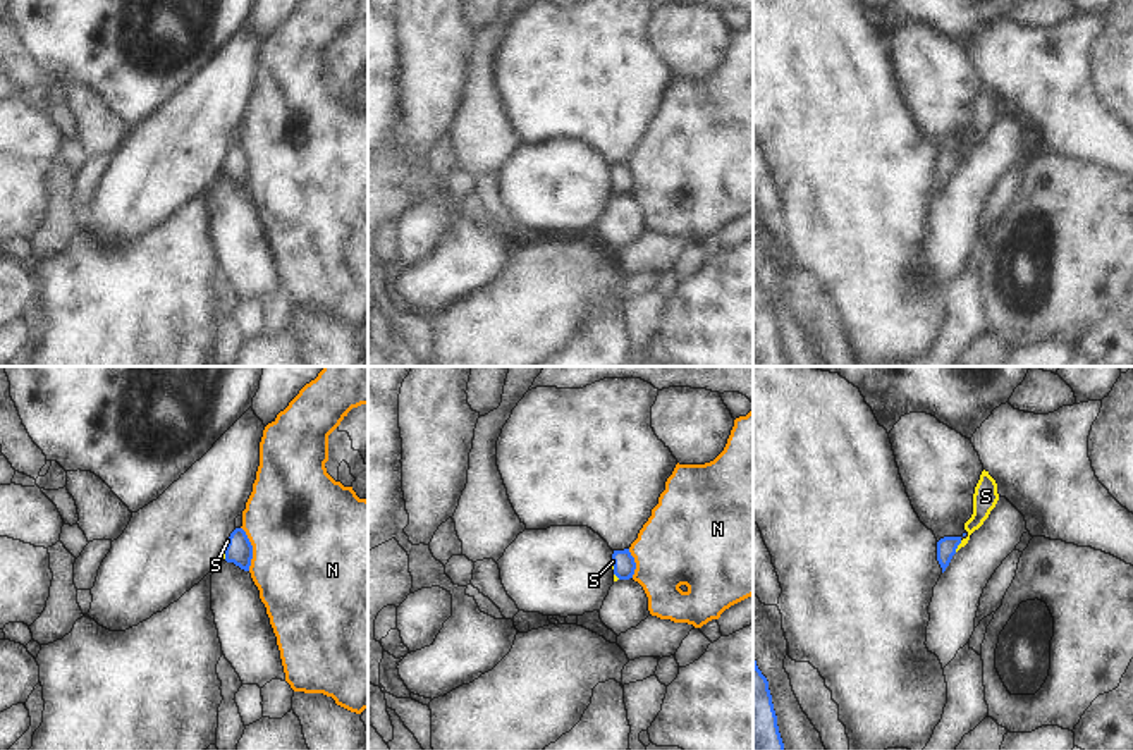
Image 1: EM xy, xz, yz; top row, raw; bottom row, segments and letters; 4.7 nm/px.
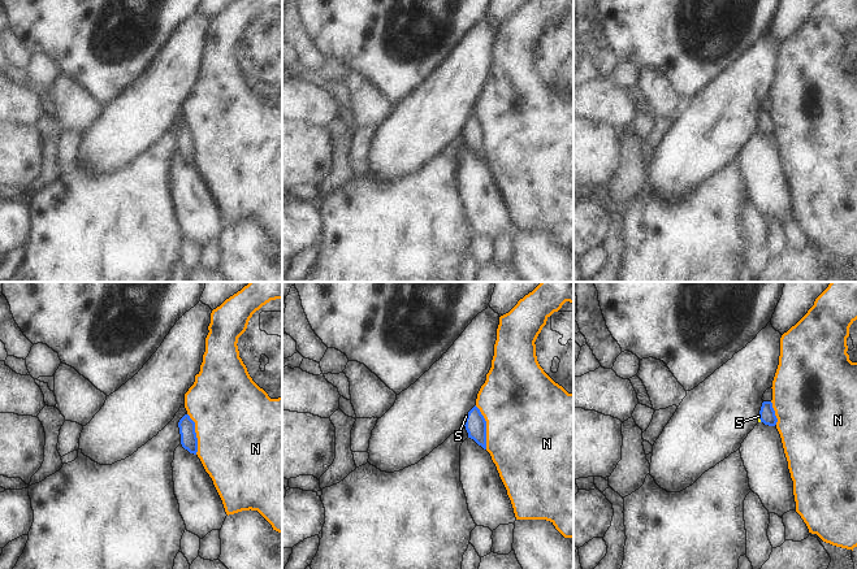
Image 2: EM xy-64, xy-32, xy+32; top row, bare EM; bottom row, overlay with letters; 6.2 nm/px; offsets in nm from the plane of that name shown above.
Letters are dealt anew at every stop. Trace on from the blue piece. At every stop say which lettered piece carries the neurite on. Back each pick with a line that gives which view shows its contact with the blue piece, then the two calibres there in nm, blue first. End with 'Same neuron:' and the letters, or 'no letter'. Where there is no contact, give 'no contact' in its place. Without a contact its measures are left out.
S: yz | 100/110 nm
Same neuron: S

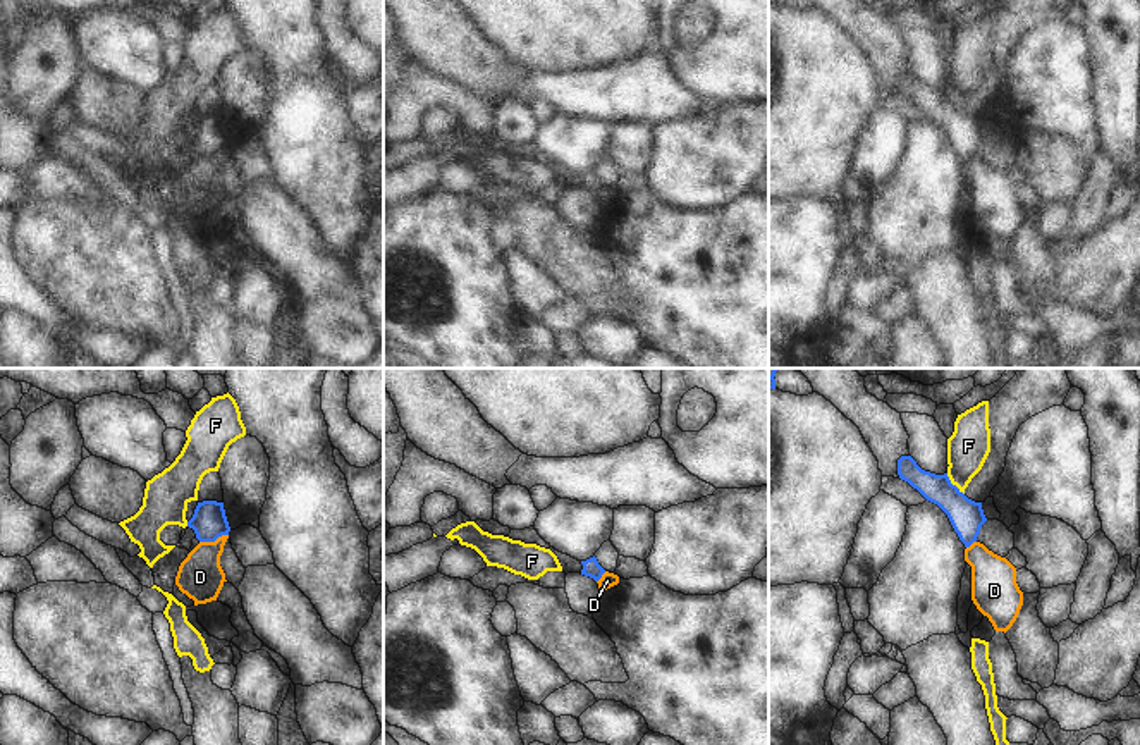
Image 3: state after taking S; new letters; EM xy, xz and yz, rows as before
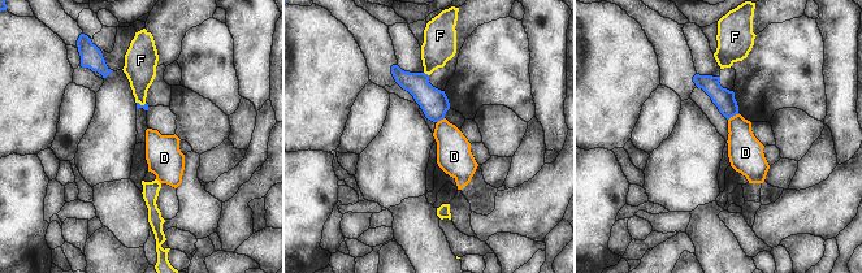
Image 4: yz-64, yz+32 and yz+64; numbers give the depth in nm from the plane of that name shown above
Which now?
Same neuron: no letter

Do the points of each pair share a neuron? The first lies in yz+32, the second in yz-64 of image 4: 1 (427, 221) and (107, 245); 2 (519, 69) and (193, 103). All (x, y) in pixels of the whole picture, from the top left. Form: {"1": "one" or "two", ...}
{"1": "two", "2": "two"}

